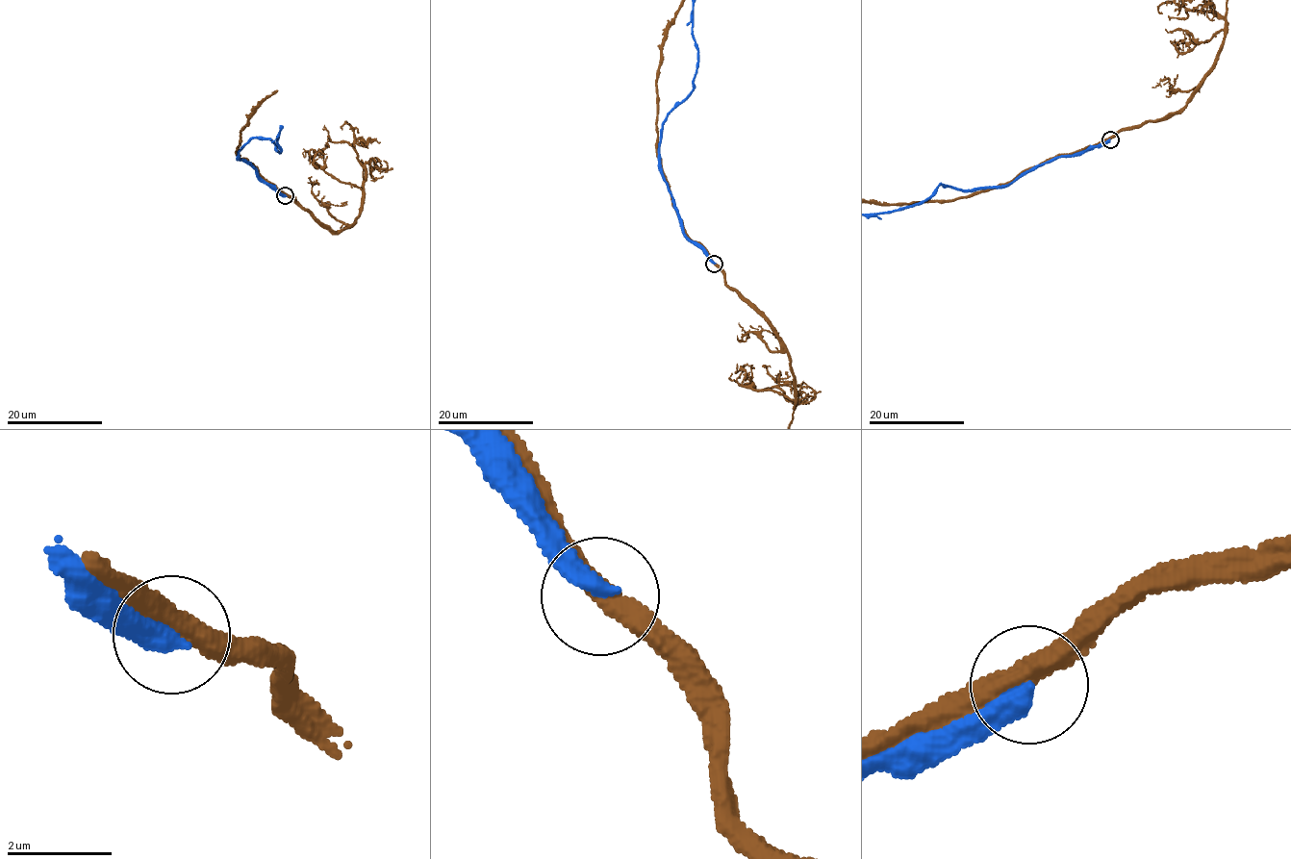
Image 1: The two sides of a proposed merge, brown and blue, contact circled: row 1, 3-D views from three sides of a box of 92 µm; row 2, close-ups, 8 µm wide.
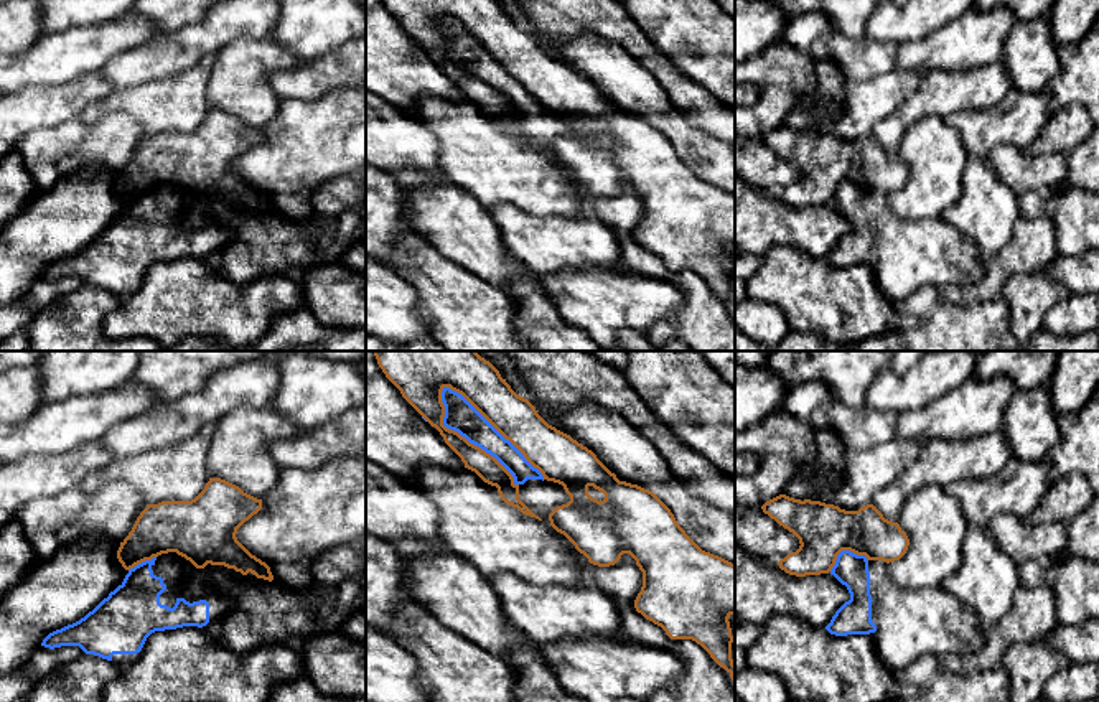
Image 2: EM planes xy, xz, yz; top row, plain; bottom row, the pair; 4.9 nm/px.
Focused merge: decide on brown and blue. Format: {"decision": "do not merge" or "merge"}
{"decision": "do not merge"}

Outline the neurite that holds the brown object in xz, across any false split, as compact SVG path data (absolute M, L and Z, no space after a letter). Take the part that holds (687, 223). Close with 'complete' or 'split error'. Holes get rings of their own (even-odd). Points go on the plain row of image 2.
M382 0L382 3L402 28L440 63L465 99L475 102L484 114L496 117L506 135L542 152L519 130L519 115L494 87L443 56L442 21L450 18L461 25L542 104L544 110L564 117L570 132L552 140L550 157L564 165L593 196L610 198L623 185L629 185L643 203L643 218L634 231L636 242L661 257L671 270L692 270L700 275L732 307L735 316L733 267L728 252L735 246L735 196L702 181L652 122L620 112L592 81L549 56L527 30L511 20L498 0Z | complete

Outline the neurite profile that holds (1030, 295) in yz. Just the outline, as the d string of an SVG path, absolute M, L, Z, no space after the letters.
M1046 269L1008 278L1000 297L1008 303L1010 330L1022 351L1043 330L1048 310L1071 295L1071 290L1055 282Z

